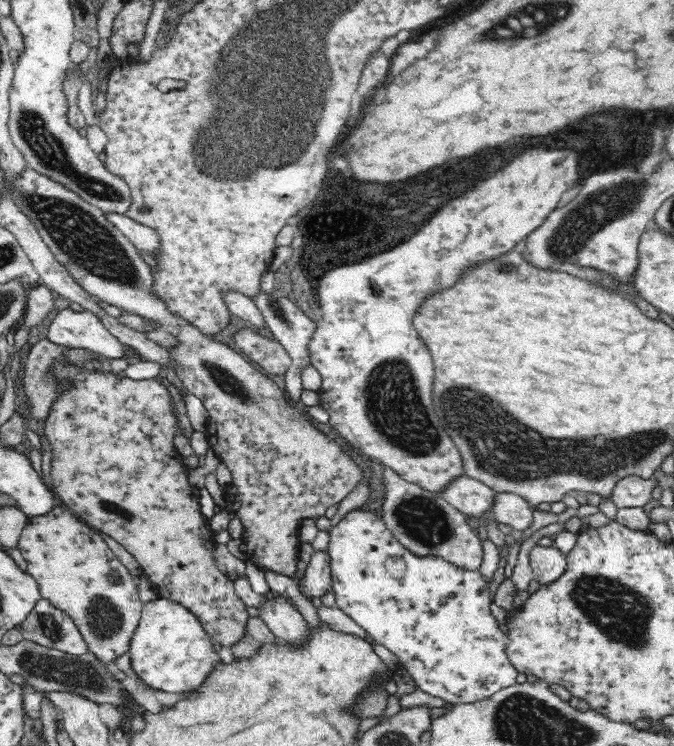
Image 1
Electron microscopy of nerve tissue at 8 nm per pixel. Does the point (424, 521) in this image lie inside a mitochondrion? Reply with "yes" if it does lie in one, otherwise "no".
yes

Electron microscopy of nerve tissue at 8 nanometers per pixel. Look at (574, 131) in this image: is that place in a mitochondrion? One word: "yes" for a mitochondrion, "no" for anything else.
no

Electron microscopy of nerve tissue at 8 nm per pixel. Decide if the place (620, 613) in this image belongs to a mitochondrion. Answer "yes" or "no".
yes

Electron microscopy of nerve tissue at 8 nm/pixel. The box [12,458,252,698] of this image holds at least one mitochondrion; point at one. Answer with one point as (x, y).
(76, 674)

